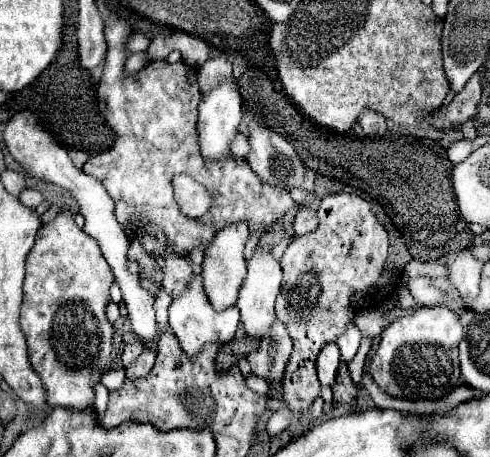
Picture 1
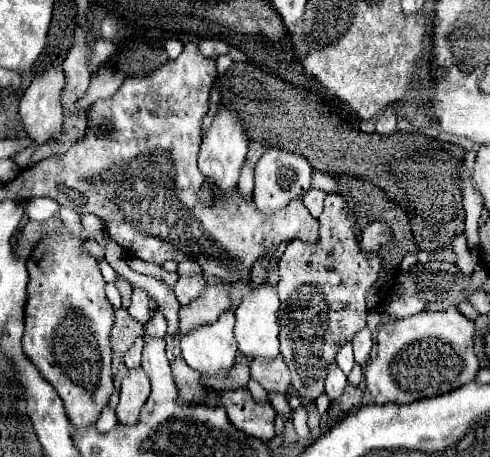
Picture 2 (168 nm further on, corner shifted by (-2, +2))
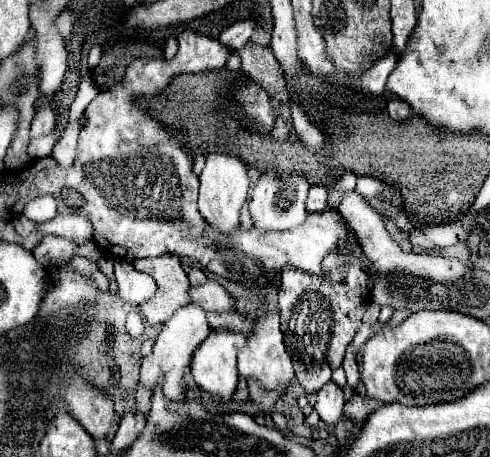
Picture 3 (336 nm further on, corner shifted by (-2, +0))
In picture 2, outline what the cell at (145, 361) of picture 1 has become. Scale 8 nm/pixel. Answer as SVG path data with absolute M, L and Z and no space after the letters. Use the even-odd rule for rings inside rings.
M131 369L121 381L121 397L115 409L117 421L123 425L135 425L139 421L139 411L151 393L149 377L143 369Z

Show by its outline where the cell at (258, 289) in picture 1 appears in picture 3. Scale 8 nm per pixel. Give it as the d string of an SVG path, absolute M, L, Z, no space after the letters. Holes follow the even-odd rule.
M265 313L261 317L255 319L255 329L249 335L243 351L239 351L237 355L237 363L239 363L239 375L249 379L257 379L265 389L275 389L281 383L291 383L295 379L293 375L293 367L291 367L291 359L284 345L283 333L279 327L279 313ZM275 325L275 327L273 327ZM259 339L259 343L257 343Z

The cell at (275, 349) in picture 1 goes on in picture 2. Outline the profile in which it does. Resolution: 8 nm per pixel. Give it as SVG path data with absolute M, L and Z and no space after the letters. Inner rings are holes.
M281 355L275 361L253 359L249 363L249 369L251 369L251 379L255 379L267 393L283 393L283 395L287 393L291 385L291 375Z

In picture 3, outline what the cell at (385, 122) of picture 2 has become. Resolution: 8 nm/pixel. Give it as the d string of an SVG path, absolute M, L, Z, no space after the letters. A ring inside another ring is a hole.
M401 99L389 101L387 111L389 111L389 117L395 119L395 121L405 121L411 115L411 107L405 101L401 101Z

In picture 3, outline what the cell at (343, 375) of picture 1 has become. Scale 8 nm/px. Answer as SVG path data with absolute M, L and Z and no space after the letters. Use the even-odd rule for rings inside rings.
M357 393L345 403L343 407L343 413L347 419L355 421L357 425L361 425L369 413L373 413L381 403L375 401L375 399L369 399L369 397L359 397Z

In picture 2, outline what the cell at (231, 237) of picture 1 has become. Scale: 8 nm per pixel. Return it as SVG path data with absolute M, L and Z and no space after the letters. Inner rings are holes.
M211 281L199 299L195 299L193 303L183 305L179 309L177 337L183 333L189 333L201 325L213 323L229 307L231 307L229 289L225 289L221 285L221 281Z

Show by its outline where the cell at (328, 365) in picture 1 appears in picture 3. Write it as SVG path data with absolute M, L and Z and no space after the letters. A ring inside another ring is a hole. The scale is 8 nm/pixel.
M333 381L327 383L327 387L323 387L317 395L317 403L315 403L315 411L319 413L321 421L327 425L335 425L341 415L343 415L343 405L345 405L345 397L343 397L343 389L335 387Z

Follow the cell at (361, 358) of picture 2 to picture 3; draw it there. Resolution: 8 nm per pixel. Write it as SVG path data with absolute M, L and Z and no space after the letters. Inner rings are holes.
M353 347L347 349L347 355L343 359L343 367L345 367L345 373L347 373L347 383L355 389L361 371L359 371L359 365L357 365L357 351Z

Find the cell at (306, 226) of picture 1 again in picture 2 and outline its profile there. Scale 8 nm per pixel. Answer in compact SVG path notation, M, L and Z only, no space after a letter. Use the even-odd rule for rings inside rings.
M309 189L307 195L303 197L303 203L305 203L305 207L309 209L309 213L311 213L313 217L319 217L319 215L321 215L325 195L327 195L327 193L321 191L321 189Z

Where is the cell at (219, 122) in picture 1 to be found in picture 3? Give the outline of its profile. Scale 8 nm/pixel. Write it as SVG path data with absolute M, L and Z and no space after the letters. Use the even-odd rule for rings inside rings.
M207 155L207 163L199 175L199 181L199 213L203 219L221 233L233 231L239 225L239 209L247 199L247 165L241 159L231 159L231 155Z

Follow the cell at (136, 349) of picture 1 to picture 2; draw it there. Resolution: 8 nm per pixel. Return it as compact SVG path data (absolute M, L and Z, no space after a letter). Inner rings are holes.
M137 343L135 347L131 347L131 351L125 355L125 365L127 365L127 369L135 369L135 367L141 365L141 351L143 351L141 343Z

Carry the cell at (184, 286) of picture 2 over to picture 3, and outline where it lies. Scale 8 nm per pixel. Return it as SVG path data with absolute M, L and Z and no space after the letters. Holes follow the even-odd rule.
M213 279L199 287L189 287L189 299L201 305L205 311L227 311L233 303L223 285L219 285Z

